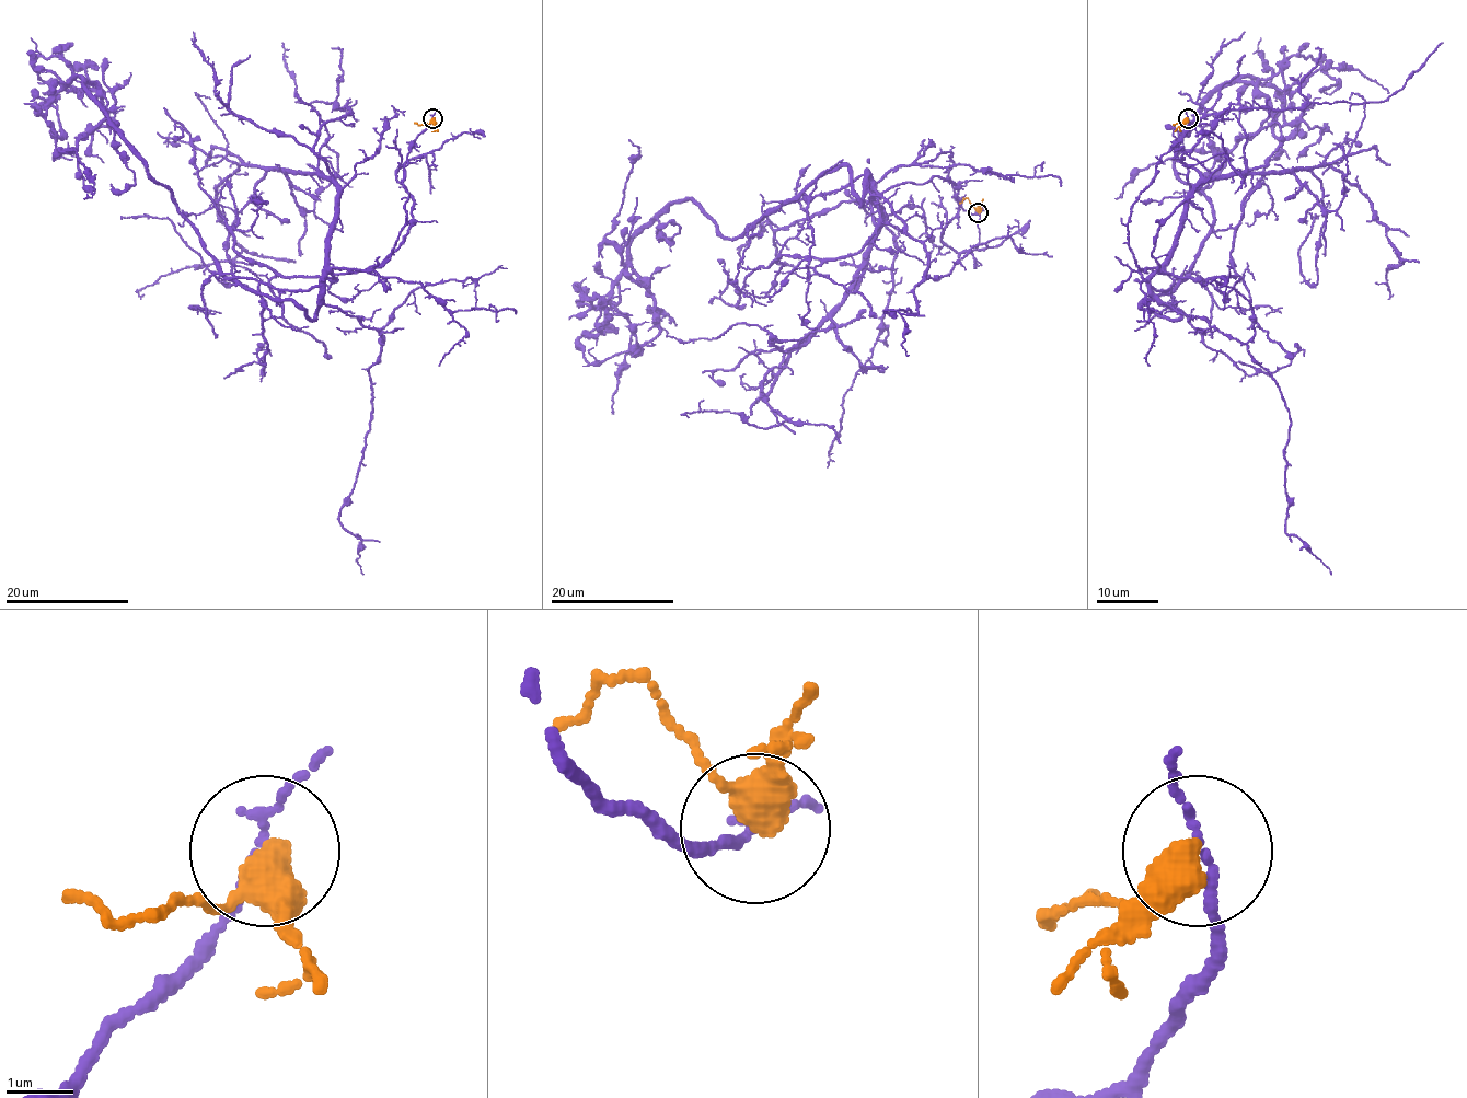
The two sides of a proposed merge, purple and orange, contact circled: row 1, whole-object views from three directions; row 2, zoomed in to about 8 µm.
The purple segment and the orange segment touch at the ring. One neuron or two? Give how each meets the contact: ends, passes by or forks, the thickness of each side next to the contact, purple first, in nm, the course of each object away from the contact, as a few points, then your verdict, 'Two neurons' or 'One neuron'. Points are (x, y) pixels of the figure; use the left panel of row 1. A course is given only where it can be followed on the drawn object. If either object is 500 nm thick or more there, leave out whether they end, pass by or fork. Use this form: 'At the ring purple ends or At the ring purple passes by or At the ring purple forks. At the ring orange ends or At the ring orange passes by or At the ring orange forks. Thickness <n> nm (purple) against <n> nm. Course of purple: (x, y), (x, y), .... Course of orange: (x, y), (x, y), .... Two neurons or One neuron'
At the ring purple passes by. At the ring orange passes by. Thickness 100 nm (purple) against 400 nm. Course of purple: (432, 118), (381, 265), (308, 290), (228, 278), (91, 82), (105, 116), (60, 152), (83, 198). Course of orange: (432, 118), (427, 124), (414, 123). Two neurons

